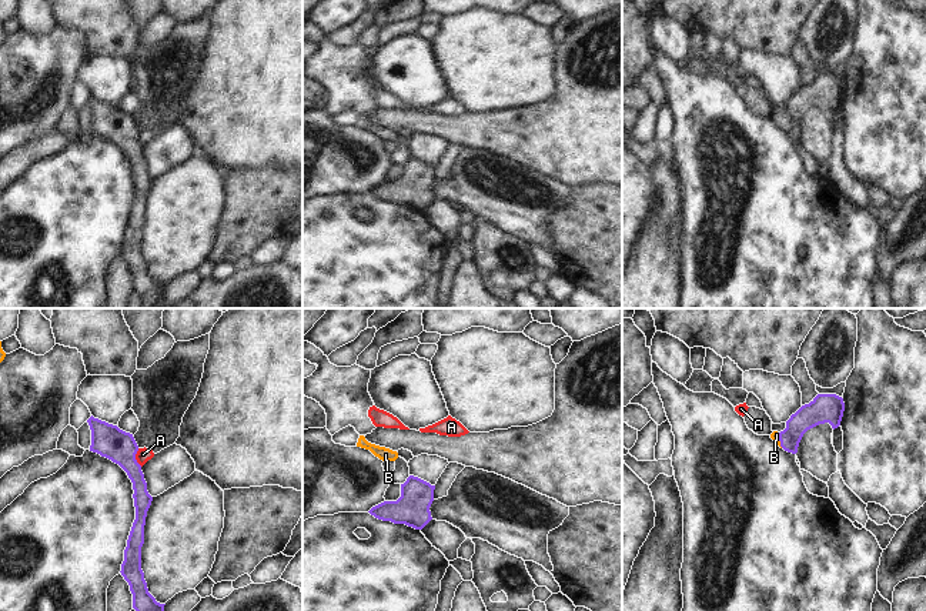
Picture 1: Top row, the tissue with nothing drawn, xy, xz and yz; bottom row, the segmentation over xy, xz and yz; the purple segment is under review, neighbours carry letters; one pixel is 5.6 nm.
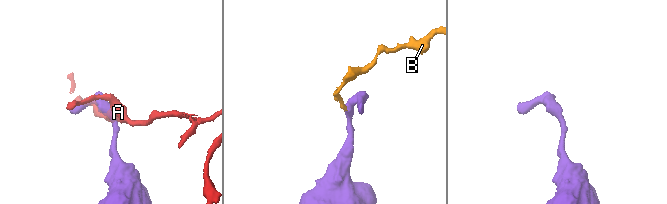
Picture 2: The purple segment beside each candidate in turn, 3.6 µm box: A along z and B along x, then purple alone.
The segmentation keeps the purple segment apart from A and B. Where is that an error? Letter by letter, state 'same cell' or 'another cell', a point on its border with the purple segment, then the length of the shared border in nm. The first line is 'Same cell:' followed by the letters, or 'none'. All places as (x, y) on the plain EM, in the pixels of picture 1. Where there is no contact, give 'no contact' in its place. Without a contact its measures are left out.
Same cell: B
A: another cell | xy (134, 137) | 110 nm
B: same cell | yz (779, 120) | 90 nm

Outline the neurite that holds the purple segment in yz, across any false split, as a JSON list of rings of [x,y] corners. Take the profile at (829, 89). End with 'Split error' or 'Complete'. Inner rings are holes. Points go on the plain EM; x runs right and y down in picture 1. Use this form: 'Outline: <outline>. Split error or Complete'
Outline: [[[818,74],[809,84],[802,86],[786,101],[786,108],[773,111],[770,118],[785,131],[796,134],[803,114],[819,106],[829,103],[832,108],[840,106],[845,91],[843,79],[836,74]]]. Split error.

